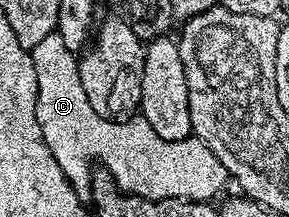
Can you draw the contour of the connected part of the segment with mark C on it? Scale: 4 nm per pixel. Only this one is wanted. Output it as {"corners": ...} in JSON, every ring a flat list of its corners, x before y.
{"corners":[[47,35,34,45,31,53,34,73,38,77,38,125,50,153,54,153,54,161,62,165,62,173,73,187,80,189,83,183,85,186,89,182,88,159,104,159,103,166,116,180,117,187,144,199,212,201,230,183,228,170,201,139,189,137,182,141,162,141,142,117,117,121,94,113,86,89,82,89,80,71,72,71,77,56,66,49,60,35]]}

